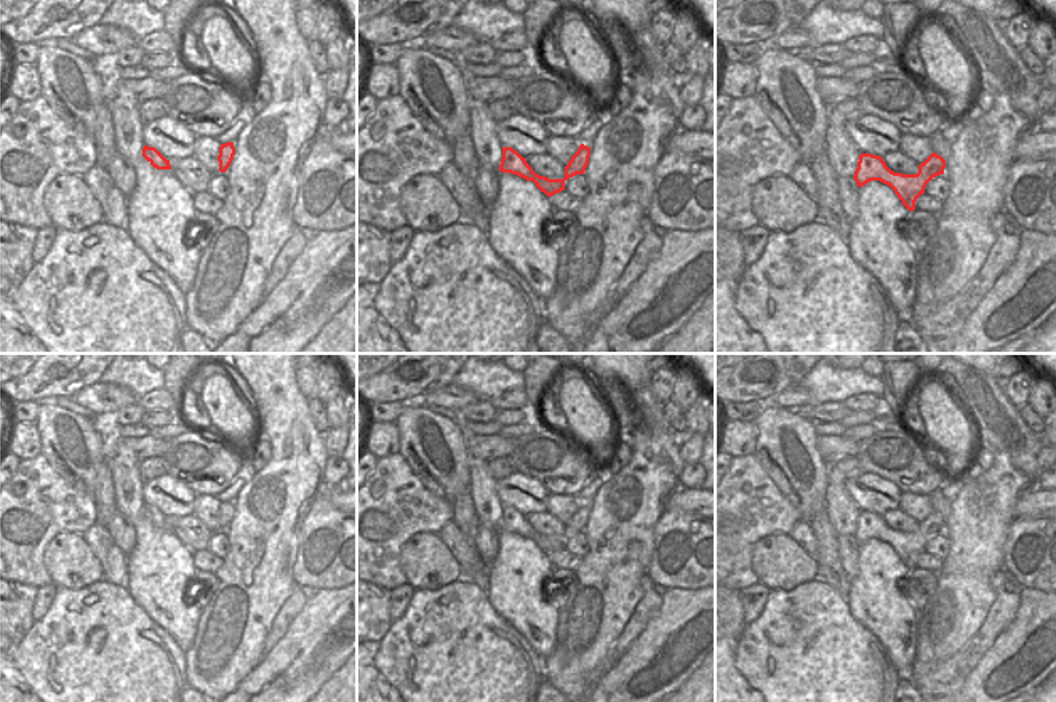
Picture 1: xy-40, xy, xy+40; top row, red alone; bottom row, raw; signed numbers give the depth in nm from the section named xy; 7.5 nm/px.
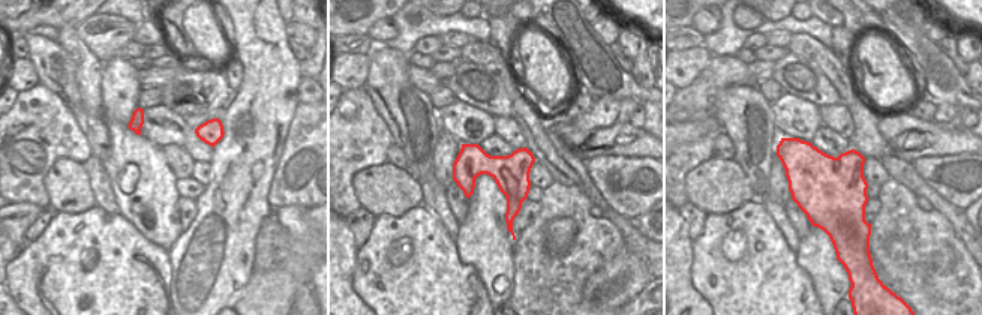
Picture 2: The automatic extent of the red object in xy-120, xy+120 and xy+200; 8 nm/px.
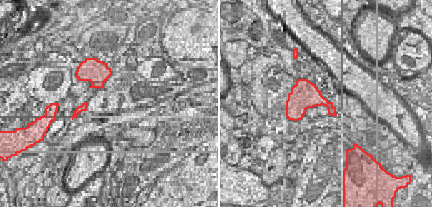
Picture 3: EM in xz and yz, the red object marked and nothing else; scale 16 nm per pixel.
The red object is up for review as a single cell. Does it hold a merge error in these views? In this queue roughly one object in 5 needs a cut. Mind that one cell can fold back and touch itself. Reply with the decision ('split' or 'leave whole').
leave whole

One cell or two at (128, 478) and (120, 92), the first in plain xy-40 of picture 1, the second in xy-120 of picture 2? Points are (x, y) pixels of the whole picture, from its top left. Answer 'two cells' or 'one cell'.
one cell

